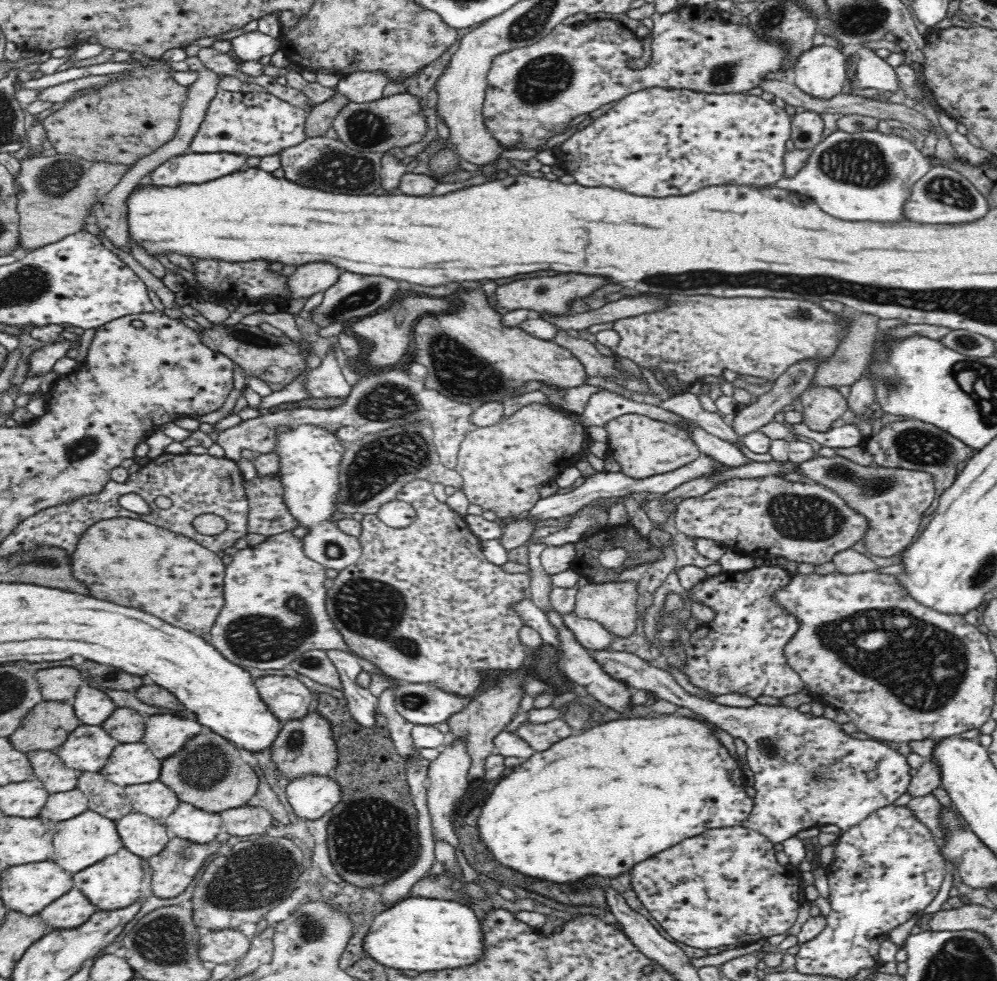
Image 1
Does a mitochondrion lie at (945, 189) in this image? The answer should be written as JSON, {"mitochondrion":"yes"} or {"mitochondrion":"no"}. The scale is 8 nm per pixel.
{"mitochondrion":"yes"}

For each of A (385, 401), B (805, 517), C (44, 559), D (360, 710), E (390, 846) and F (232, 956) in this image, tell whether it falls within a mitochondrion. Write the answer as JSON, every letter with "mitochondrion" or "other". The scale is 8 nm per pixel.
{"A":"mitochondrion","B":"mitochondrion","C":"mitochondrion","D":"other","E":"mitochondrion","F":"other"}

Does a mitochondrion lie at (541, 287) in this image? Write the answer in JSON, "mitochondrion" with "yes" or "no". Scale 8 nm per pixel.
{"mitochondrion":"yes"}

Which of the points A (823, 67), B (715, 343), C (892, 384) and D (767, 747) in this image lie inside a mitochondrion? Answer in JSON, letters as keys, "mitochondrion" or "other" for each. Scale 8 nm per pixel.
{"A":"other","B":"other","C":"mitochondrion","D":"mitochondrion"}

